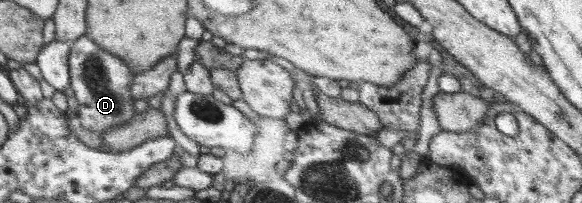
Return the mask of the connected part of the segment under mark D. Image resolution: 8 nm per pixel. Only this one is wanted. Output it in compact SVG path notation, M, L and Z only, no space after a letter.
M84 36L74 44L74 50L71 51L70 67L72 89L80 103L77 115L81 125L87 130L102 134L134 121L134 118L139 114L135 110L136 99L132 92L132 84L137 78L137 74L125 59L103 49L97 40Z

